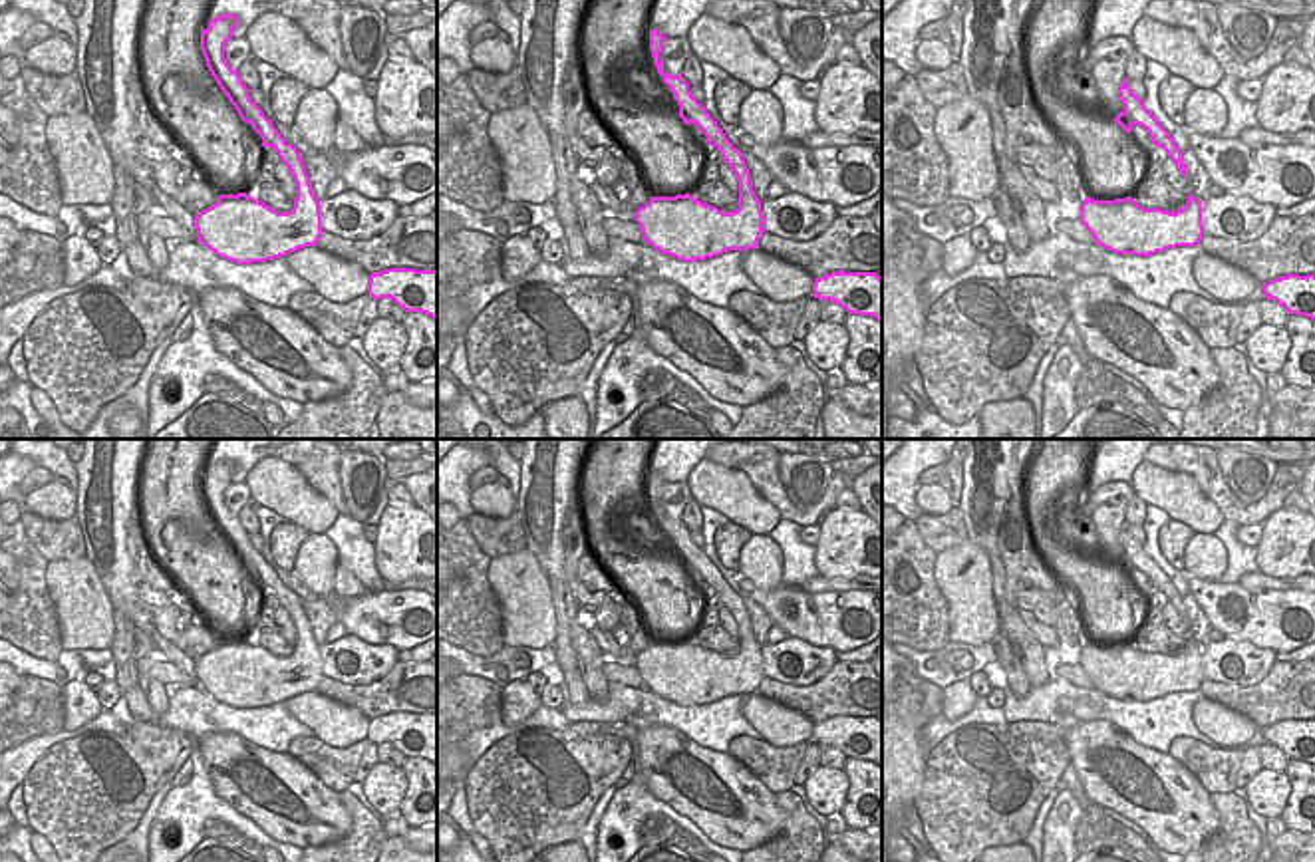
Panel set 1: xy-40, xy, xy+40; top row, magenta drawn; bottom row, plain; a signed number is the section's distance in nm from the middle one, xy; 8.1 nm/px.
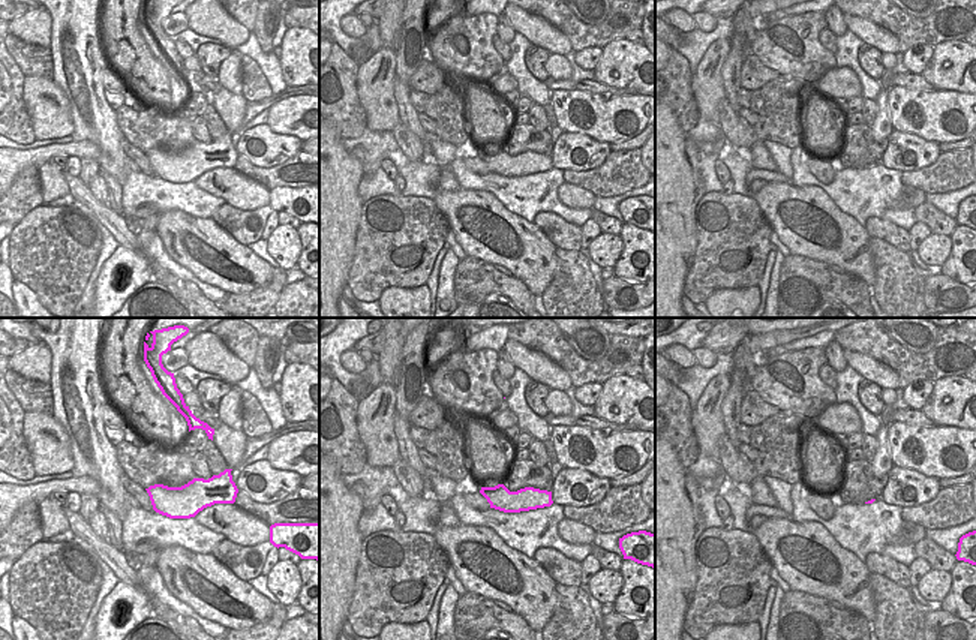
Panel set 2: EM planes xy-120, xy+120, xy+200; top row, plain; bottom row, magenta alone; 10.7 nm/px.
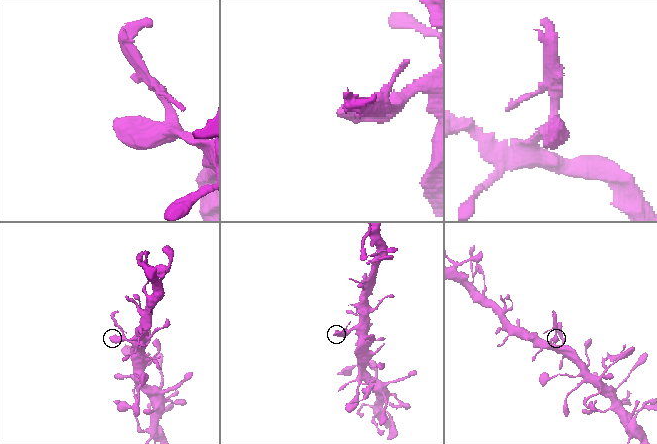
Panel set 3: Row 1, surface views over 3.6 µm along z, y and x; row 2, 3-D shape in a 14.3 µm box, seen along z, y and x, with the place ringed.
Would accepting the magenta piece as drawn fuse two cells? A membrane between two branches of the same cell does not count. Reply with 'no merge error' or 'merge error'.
merge error

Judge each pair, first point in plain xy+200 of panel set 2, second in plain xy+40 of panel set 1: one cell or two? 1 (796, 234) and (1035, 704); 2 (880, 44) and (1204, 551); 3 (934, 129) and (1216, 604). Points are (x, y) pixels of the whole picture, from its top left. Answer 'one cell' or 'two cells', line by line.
1: two cells
2: two cells
3: one cell

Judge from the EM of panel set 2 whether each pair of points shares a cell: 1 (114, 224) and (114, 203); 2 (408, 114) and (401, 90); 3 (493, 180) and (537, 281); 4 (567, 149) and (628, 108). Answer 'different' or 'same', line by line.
1: different
2: same
3: different
4: different

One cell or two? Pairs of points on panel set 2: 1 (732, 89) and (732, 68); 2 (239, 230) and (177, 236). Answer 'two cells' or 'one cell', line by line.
1: one cell
2: two cells

